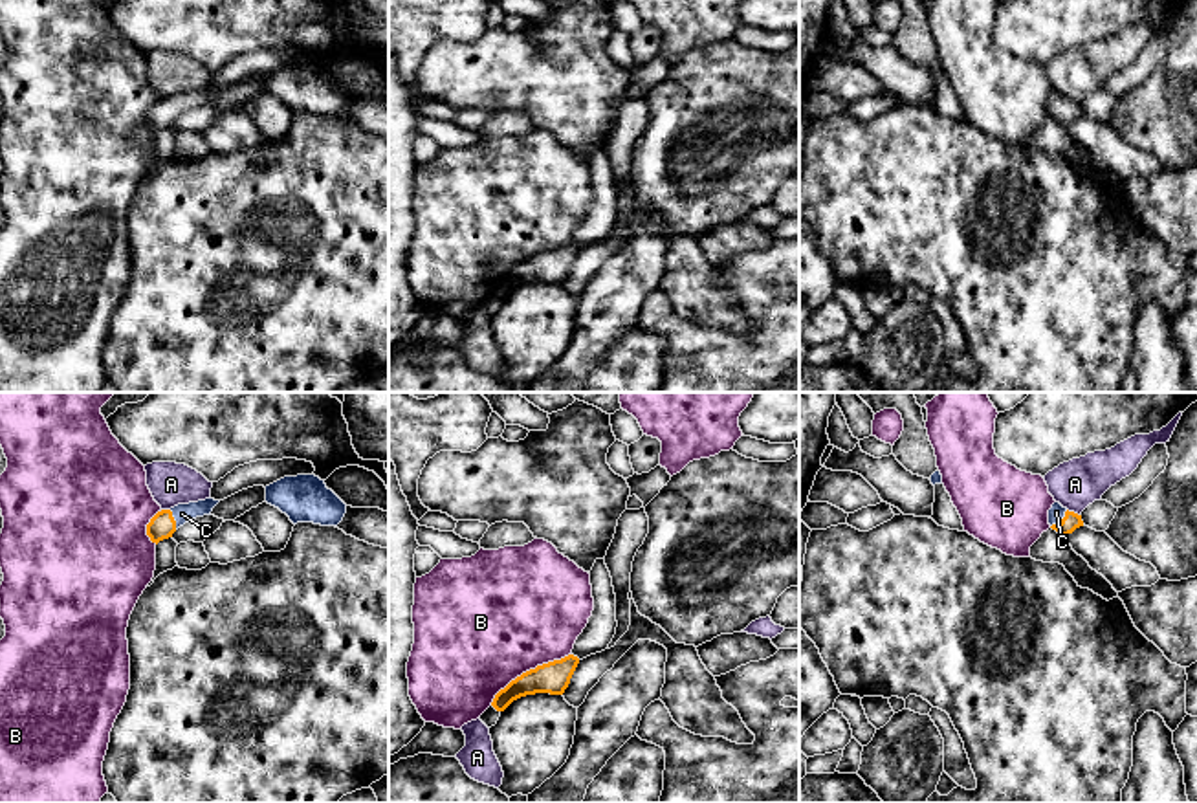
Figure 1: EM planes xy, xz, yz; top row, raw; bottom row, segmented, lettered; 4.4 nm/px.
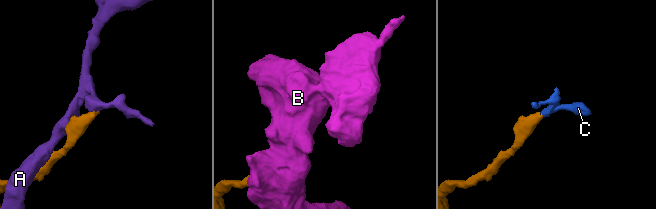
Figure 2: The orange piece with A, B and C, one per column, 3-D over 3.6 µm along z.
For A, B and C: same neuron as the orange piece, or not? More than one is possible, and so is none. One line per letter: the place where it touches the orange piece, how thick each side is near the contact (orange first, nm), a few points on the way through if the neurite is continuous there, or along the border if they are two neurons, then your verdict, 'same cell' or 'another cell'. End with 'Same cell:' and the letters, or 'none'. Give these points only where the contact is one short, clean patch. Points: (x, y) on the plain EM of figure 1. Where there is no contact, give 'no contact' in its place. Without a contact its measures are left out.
A: yz (1073, 101) | 80/220 nm | another cell
B: xz (530, 259) | 140/500 nm | another cell
C: yz (1062, 110) | 80/70 nm | across yz (1071, 110), (1062, 110), (1056, 101) | same cell
Same cell: C

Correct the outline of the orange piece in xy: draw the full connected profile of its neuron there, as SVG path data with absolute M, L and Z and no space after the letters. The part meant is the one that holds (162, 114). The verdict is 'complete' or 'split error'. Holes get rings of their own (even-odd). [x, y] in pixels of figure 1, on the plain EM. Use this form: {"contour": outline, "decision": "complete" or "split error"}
{"contour": "M209 86L205 90L178 94L170 99L161 99L147 114L147 125L152 132L158 134L159 130L172 126L172 123L185 112L196 106L211 104L213 97L218 92L220 90Z", "decision": "split error"}

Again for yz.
{"contour": "M1054 92L1049 99L1049 114L1052 119L1067 126L1076 117L1083 116L1082 104L1069 101L1060 92Z", "decision": "split error"}

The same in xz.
{"contour": "M568 244L561 249L554 249L535 258L530 258L511 270L504 279L500 279L491 295L497 301L504 301L513 290L535 284L535 282L550 282L550 284L563 284L570 273L570 268L579 253L579 248Z", "decision": "complete"}

